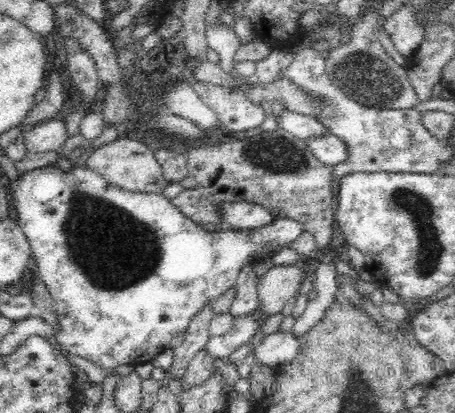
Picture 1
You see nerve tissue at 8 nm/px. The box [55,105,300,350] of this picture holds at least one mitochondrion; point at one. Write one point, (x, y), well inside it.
(114, 249)

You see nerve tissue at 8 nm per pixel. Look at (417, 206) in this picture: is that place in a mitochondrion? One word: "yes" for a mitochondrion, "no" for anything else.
yes

